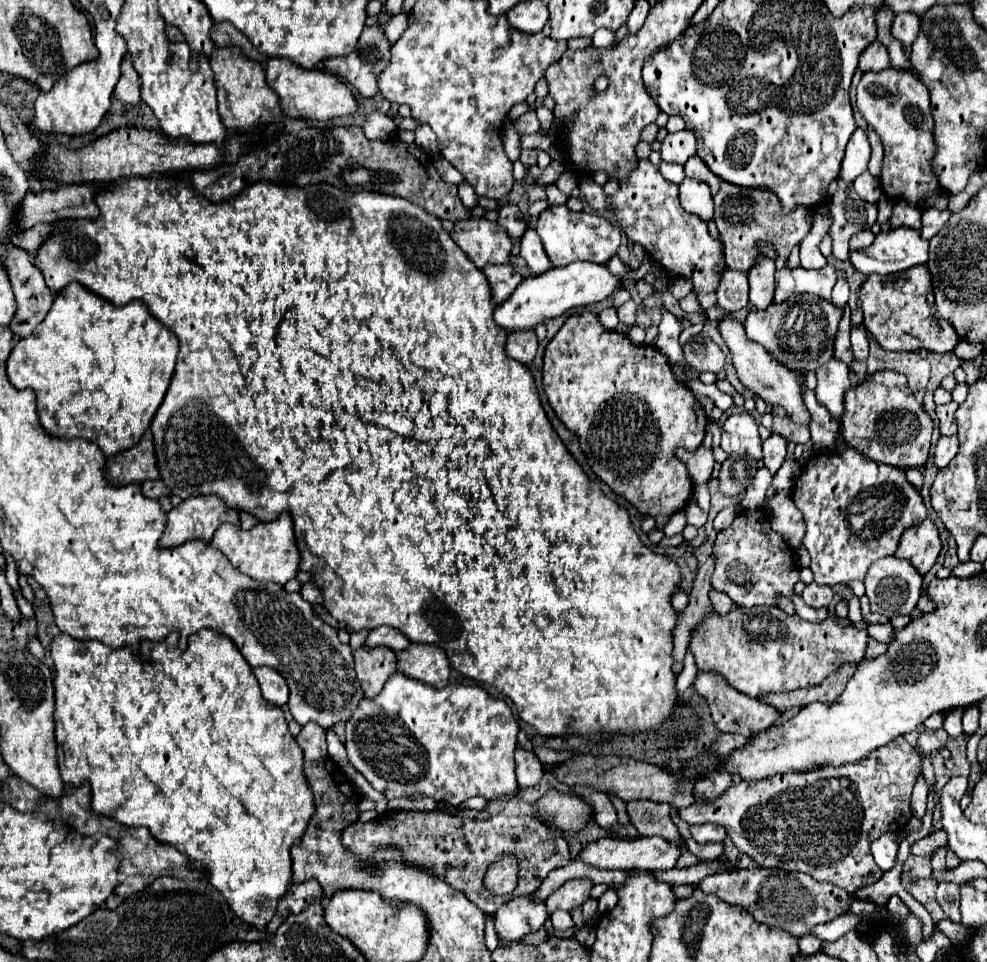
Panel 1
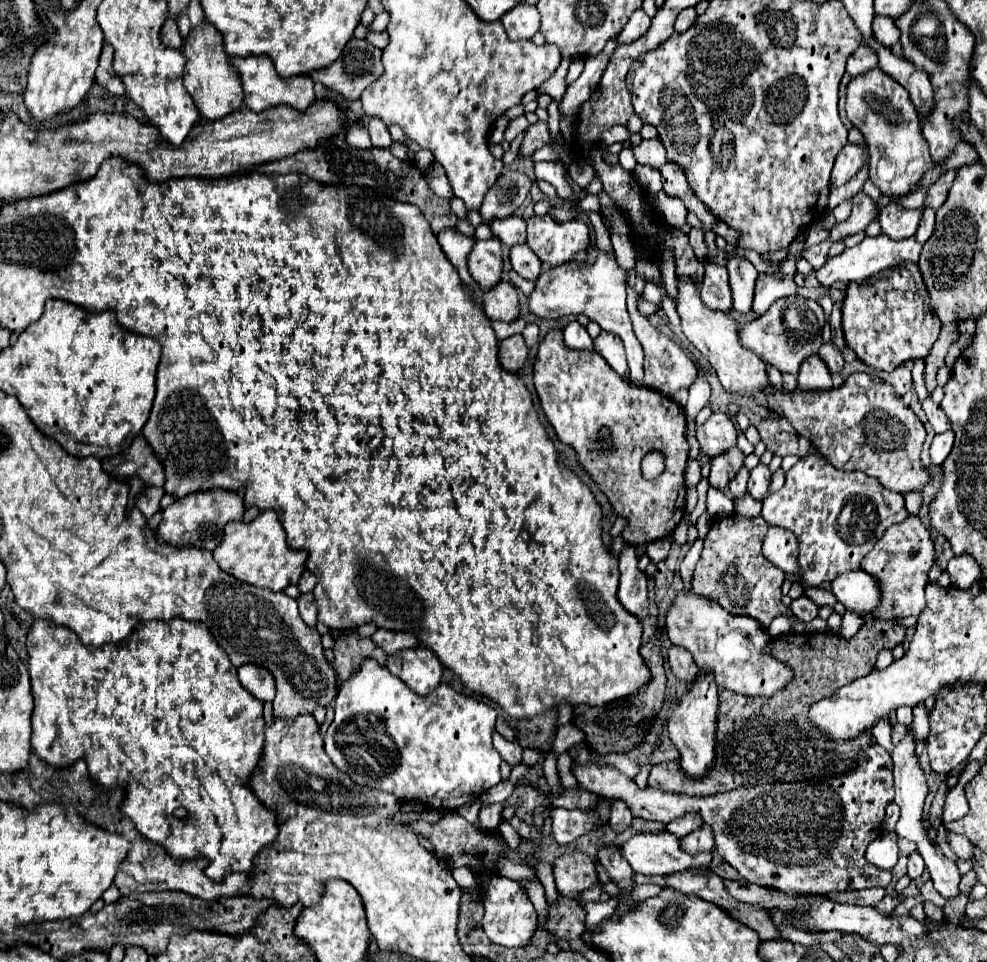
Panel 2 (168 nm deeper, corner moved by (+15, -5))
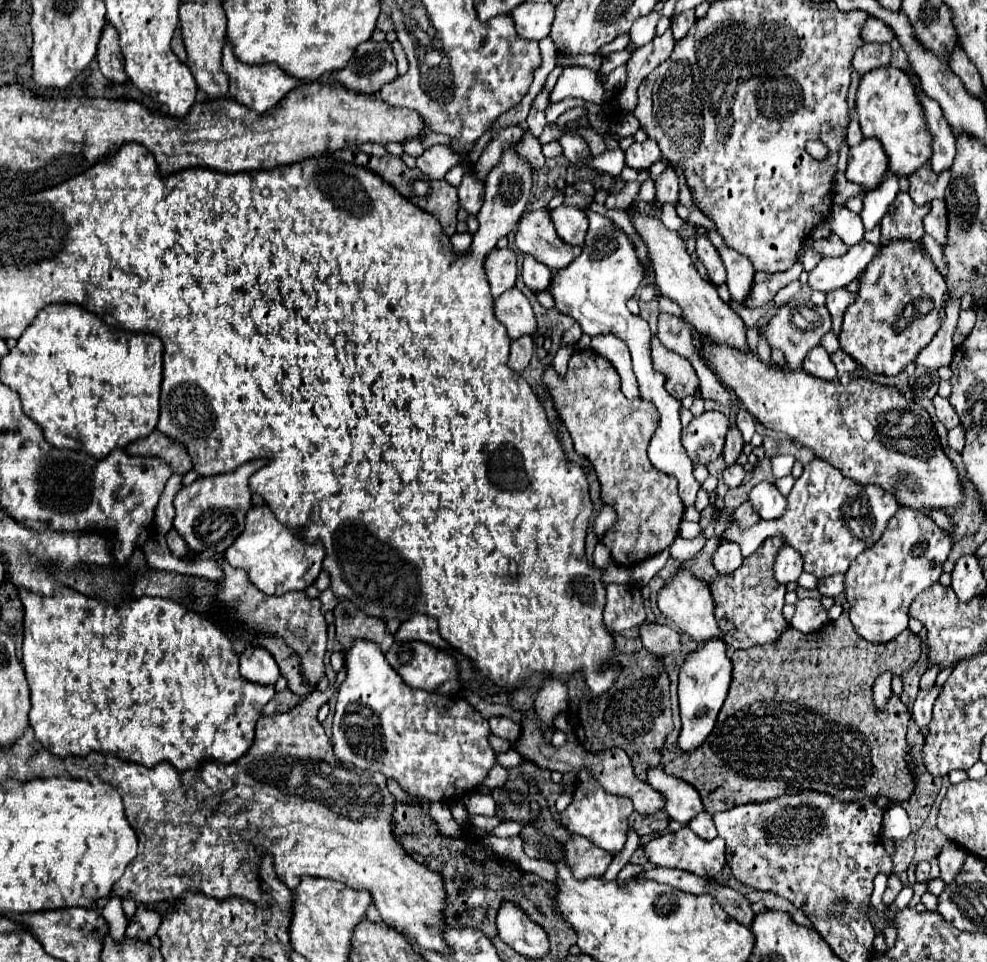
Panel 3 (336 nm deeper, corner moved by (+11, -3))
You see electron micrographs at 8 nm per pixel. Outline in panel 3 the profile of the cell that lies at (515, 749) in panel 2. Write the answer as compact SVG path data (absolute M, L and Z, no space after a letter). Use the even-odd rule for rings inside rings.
M491 717L491 719L489 719L489 725L491 725L491 731L493 731L495 735L499 735L499 737L511 741L511 743L517 741L519 731L521 731L519 725L517 725L515 721L511 721L509 717Z

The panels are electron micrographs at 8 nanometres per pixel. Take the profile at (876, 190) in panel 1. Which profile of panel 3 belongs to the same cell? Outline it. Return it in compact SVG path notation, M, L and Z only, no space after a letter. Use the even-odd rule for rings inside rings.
M833 205L829 215L829 225L831 225L831 231L839 235L841 241L845 241L847 247L857 245L863 239L865 229L863 229L861 217L857 213L851 213L843 205Z

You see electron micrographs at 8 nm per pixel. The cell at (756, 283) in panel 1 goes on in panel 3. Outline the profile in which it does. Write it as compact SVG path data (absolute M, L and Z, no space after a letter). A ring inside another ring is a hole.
M727 245L719 247L717 251L719 251L719 257L721 257L721 261L725 265L725 271L727 271L727 281L725 283L731 291L731 299L743 303L745 297L749 295L755 269L753 269L753 265L747 257L741 257L735 249L729 249Z

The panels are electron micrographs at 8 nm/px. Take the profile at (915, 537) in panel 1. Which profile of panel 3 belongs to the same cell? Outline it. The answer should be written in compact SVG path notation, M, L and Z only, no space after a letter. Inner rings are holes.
M901 507L889 521L881 541L877 541L873 549L865 549L865 553L861 553L861 557L849 565L849 573L845 573L843 593L851 607L849 617L857 635L879 645L903 633L909 621L907 611L911 601L939 581L951 545L951 533L937 527L923 511Z

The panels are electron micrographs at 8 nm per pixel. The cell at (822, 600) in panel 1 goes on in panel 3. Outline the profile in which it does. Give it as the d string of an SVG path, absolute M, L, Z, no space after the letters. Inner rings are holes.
M799 599L797 601L791 627L799 629L801 633L817 633L827 623L829 623L827 611L819 599Z

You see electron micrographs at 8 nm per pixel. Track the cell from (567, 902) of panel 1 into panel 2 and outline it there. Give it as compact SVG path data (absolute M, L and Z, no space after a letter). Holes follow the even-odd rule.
M565 853L553 865L553 875L557 891L561 897L577 897L593 883L597 883L597 873L593 861L583 853Z

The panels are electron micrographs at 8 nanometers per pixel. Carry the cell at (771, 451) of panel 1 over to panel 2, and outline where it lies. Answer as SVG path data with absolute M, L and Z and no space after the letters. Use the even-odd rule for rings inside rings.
M759 463L749 477L749 495L763 501L767 497L767 489L769 489L769 481L771 481L771 471L767 465Z

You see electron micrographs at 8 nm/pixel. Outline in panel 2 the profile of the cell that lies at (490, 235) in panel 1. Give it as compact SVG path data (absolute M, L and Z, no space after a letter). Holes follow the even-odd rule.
M491 237L487 241L475 241L467 257L467 267L473 279L483 287L483 291L489 291L503 275L503 257L499 239Z

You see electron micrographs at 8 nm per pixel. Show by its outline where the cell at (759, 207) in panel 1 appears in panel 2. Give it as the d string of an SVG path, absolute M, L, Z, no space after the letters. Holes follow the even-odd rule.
M668 162L660 169L663 181L663 189L665 193L673 195L673 197L681 197L683 203L687 205L687 209L691 213L695 213L699 217L699 221L703 223L703 231L711 231L719 221L717 215L713 215L705 203L701 203L701 199L697 199L697 195L691 191L685 173L681 173L681 167L675 163Z

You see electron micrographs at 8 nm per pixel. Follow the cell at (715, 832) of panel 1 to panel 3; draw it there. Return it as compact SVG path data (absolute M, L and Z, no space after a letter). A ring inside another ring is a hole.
M661 767L649 769L647 783L665 797L665 811L673 821L687 825L697 813L703 811L697 789L673 775L667 775Z

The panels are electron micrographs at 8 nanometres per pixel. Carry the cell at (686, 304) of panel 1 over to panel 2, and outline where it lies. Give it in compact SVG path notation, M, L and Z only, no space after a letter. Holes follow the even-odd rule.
M647 282L640 298L650 300L650 302L660 305L663 300L664 292L664 288L661 288L653 283Z

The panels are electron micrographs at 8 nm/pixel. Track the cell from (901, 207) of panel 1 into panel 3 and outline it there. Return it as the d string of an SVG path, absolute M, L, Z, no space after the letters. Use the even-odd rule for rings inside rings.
M899 191L891 203L887 215L881 221L881 235L885 241L891 239L911 239L917 241L925 235L923 217L929 213L931 205L915 205L907 191Z

